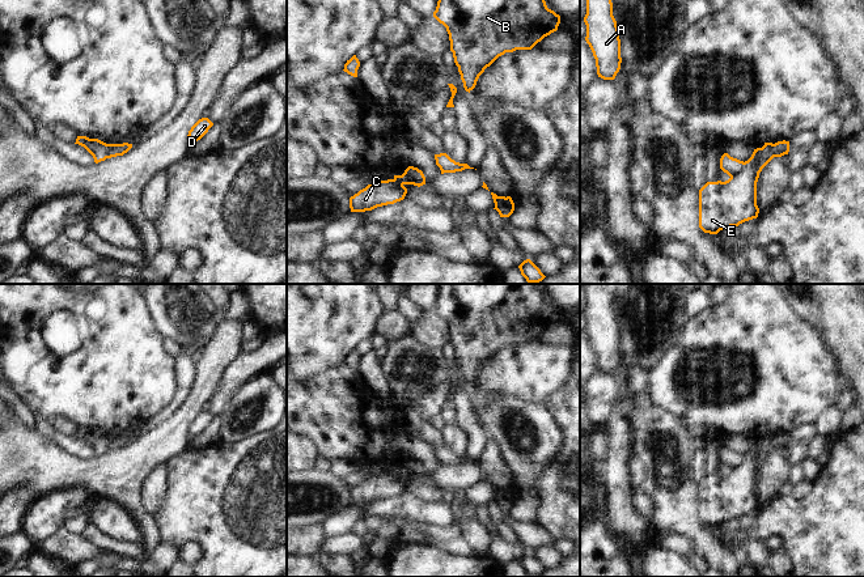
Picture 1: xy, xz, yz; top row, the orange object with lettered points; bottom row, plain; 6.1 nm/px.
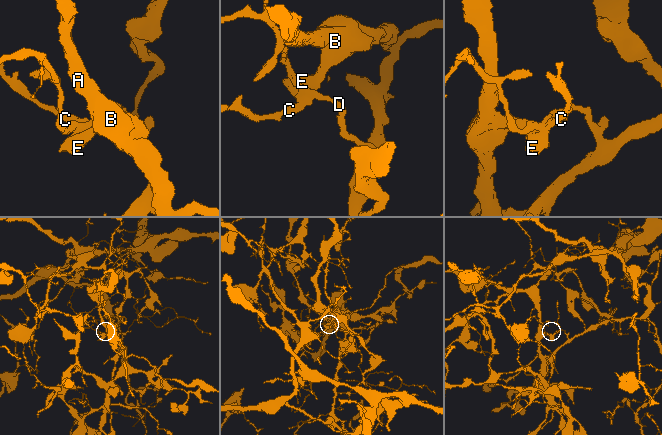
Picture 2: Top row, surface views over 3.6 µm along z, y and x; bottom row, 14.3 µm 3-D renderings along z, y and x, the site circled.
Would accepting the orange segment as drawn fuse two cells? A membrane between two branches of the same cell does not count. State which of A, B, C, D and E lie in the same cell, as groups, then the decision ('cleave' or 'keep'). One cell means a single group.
groups A B E / C D; cleave

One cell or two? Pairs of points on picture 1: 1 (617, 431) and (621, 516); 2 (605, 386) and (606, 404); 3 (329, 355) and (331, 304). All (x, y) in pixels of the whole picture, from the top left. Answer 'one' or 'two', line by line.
1: one
2: one
3: one

